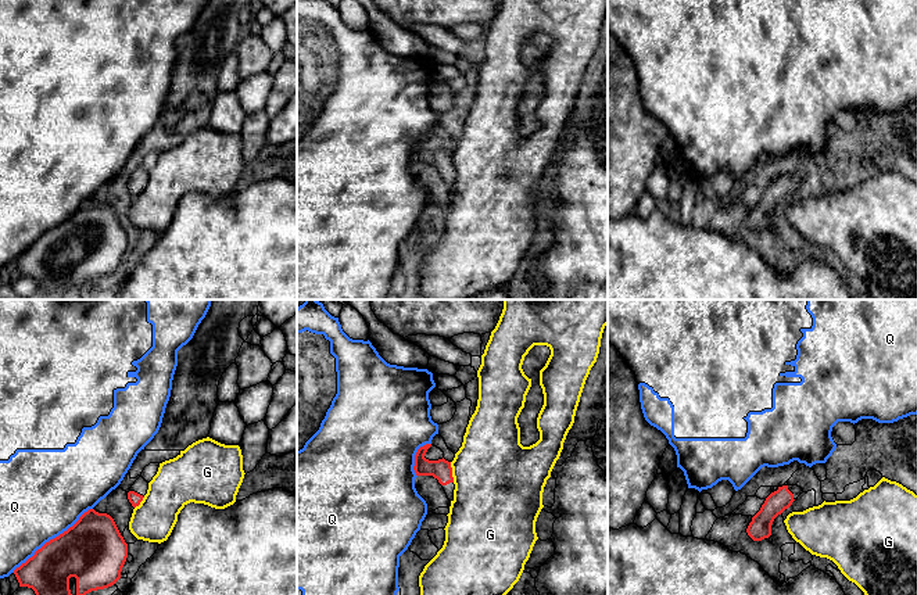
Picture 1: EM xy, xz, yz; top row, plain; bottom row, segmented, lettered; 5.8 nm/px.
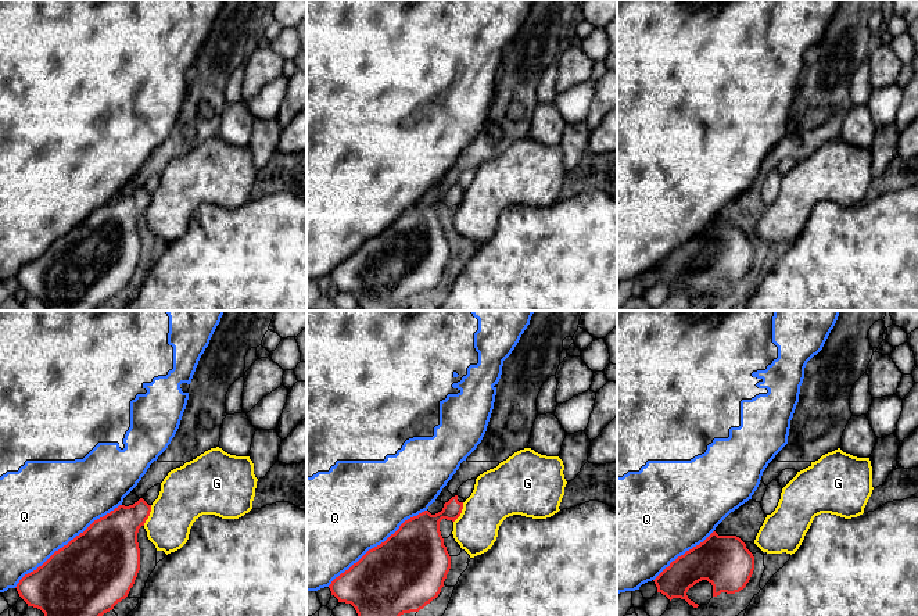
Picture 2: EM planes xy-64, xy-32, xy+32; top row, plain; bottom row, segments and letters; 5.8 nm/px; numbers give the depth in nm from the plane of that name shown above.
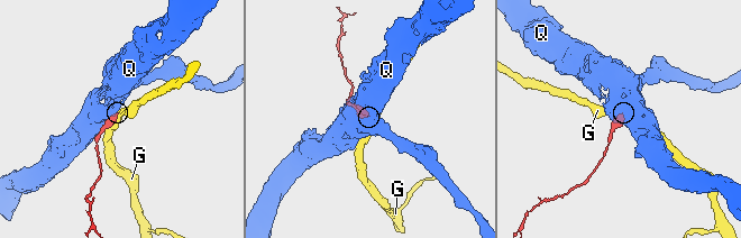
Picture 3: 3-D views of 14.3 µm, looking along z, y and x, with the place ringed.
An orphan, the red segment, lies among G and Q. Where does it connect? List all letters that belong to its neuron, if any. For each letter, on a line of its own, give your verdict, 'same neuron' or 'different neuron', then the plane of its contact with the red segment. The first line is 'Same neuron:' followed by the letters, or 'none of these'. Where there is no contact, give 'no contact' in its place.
Same neuron: none of these
G: different neuron | xz
Q: different neuron | xy

